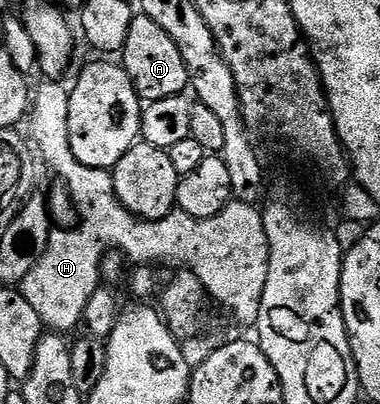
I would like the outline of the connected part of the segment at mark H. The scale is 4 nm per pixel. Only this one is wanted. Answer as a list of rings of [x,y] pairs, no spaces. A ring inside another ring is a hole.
[[[46,79],[45,84],[36,85],[31,96],[31,120],[33,116],[32,143],[36,151],[49,163],[51,171],[57,175],[56,179],[68,187],[73,198],[73,207],[77,210],[79,223],[68,230],[54,230],[49,233],[47,250],[43,258],[35,266],[31,274],[22,280],[19,291],[31,302],[35,314],[39,314],[42,325],[57,334],[69,334],[73,327],[80,325],[85,319],[87,302],[91,302],[91,294],[102,287],[101,262],[112,251],[120,252],[122,257],[134,260],[137,266],[158,266],[157,264],[178,264],[181,270],[188,270],[203,282],[205,291],[214,301],[217,300],[241,324],[256,325],[259,318],[259,306],[263,302],[263,290],[267,286],[269,273],[269,243],[263,226],[263,215],[254,205],[244,204],[232,199],[229,204],[215,218],[191,218],[191,214],[174,210],[167,214],[167,218],[158,220],[140,220],[131,210],[119,202],[113,191],[112,171],[103,168],[83,166],[75,158],[71,150],[71,138],[67,130],[69,117],[70,89],[64,88],[64,83]]]

